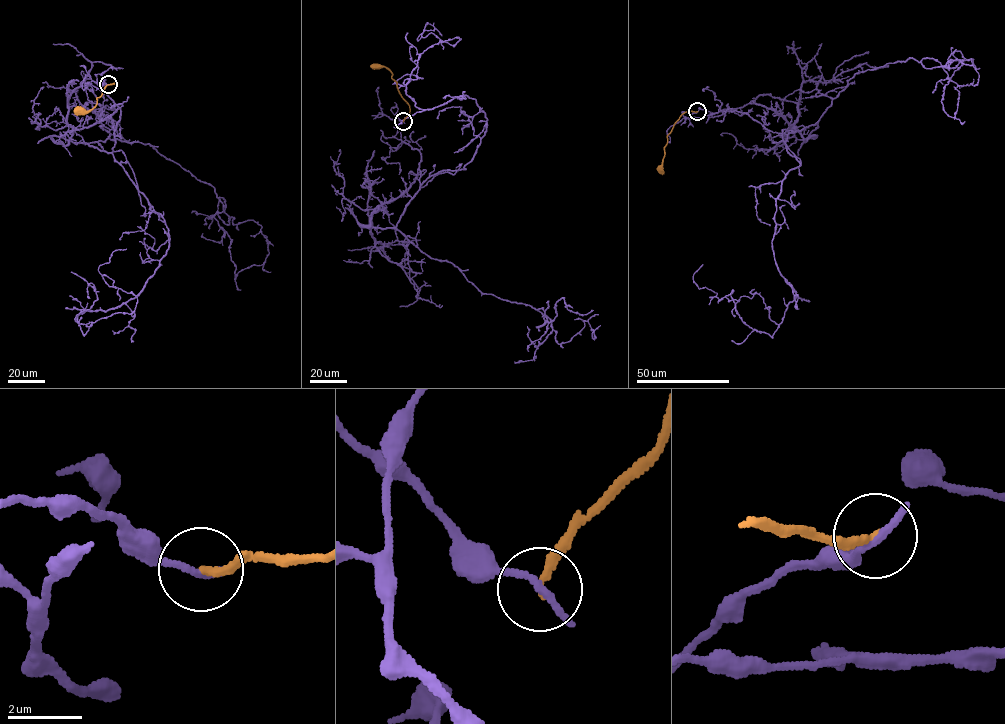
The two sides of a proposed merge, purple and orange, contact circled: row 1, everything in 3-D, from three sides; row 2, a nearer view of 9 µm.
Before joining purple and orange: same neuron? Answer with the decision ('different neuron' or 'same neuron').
different neuron

